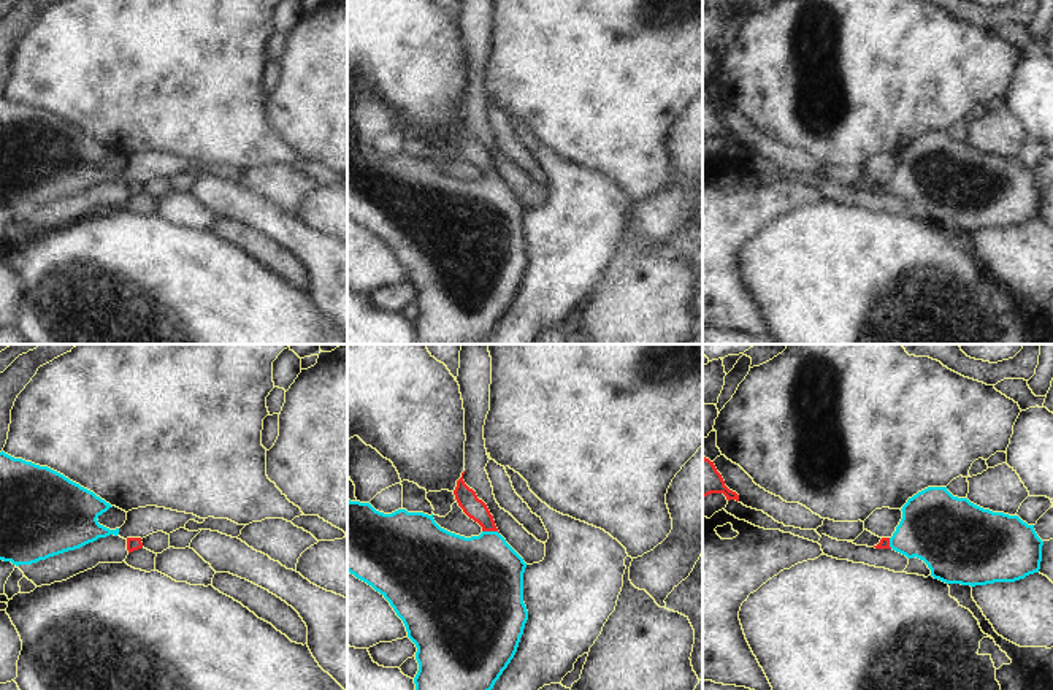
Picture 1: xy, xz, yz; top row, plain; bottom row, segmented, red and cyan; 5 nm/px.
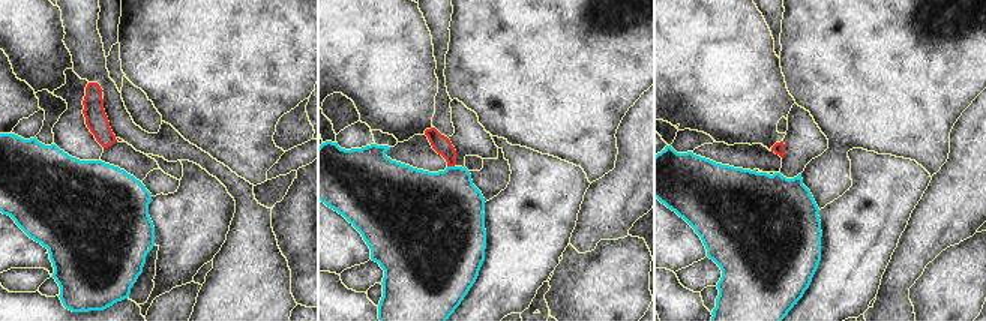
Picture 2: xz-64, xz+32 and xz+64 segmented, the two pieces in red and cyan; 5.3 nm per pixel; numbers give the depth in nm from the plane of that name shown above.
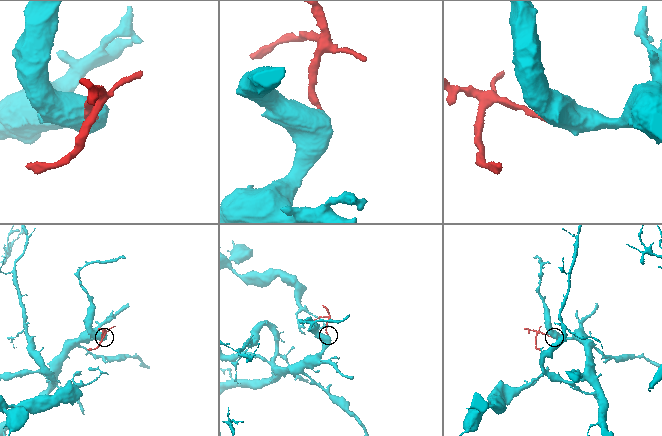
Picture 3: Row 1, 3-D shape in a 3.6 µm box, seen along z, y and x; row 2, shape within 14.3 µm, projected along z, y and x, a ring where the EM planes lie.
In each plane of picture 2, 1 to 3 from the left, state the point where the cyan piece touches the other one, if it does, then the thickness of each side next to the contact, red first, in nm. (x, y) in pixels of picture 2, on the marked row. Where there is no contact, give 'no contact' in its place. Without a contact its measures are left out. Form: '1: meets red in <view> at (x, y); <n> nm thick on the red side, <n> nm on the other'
1: no contact
2: meets red in xz+32 at (450, 165); 100 nm thick on the red side, 420 nm on the other
3: no contact

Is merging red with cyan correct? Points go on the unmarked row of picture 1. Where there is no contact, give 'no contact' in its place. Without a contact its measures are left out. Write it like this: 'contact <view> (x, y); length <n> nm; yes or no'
contact xz (490, 175); length 90 nm; yes

